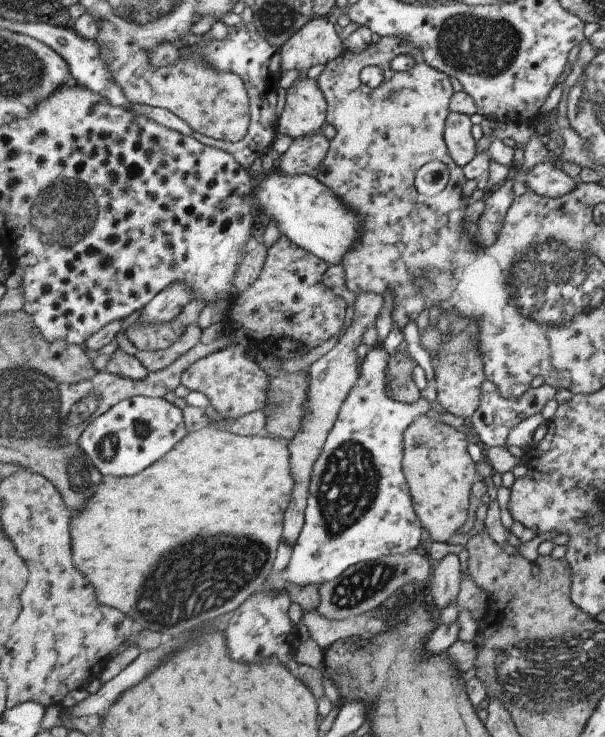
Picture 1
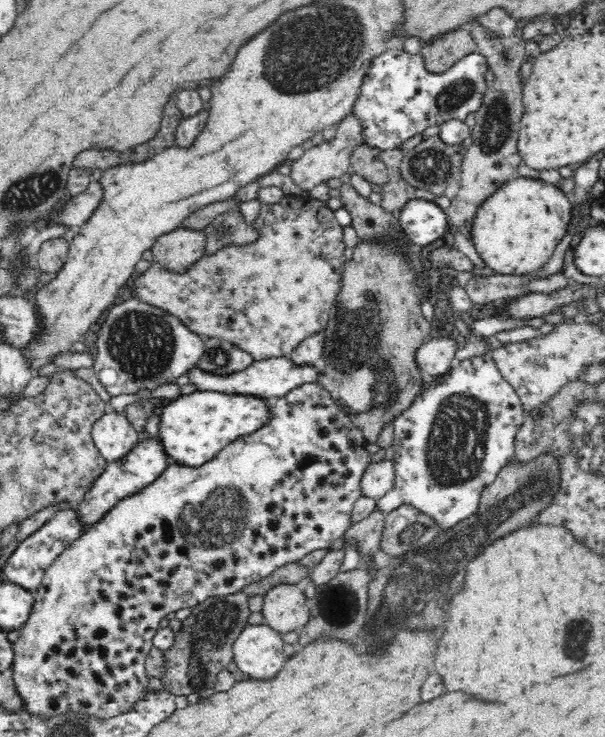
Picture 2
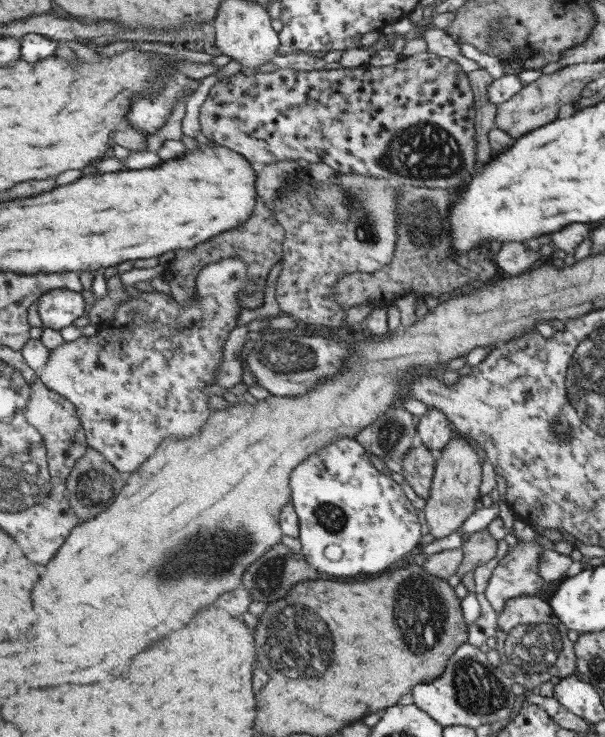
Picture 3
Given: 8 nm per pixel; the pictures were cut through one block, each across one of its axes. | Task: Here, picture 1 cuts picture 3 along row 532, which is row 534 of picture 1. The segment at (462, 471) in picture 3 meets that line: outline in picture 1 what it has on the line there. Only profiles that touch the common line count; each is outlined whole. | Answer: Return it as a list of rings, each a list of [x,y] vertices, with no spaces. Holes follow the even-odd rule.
[[[419,414],[415,424],[407,428],[403,446],[407,450],[403,472],[411,482],[411,498],[415,498],[419,522],[423,522],[423,530],[429,534],[431,542],[445,544],[449,532],[463,518],[475,476],[475,464],[465,450],[465,436],[439,420]]]

